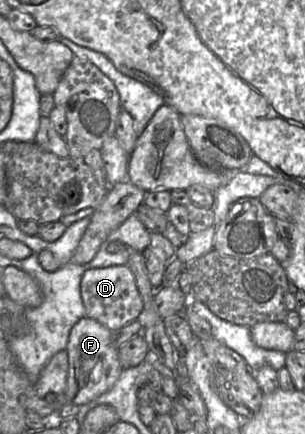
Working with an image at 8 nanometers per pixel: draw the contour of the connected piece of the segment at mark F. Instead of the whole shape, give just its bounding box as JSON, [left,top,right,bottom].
[26,316,123,417]

